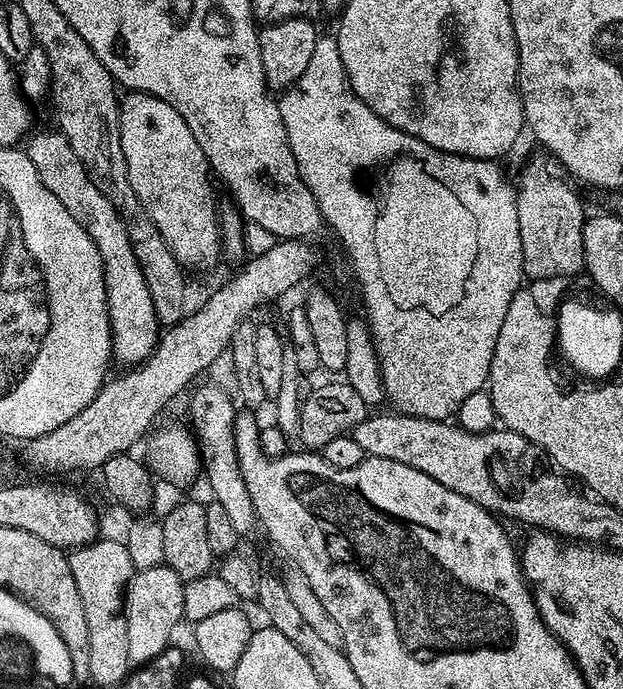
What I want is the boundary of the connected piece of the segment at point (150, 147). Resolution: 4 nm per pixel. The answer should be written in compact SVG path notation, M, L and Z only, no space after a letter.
M129 91L125 96L128 97L119 101L120 145L126 158L130 186L134 186L134 194L138 194L142 210L146 210L150 222L158 226L158 234L162 234L166 246L170 246L176 261L185 269L197 268L204 272L222 260L218 205L212 197L214 180L210 175L206 154L202 154L202 146L198 146L194 134L190 134L190 126L186 126L182 114L178 114L178 110L170 106L170 102L145 92Z

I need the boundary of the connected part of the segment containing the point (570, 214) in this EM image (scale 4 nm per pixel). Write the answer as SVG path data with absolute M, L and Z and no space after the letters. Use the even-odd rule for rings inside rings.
M539 150L528 160L524 173L518 183L518 230L522 234L522 254L524 255L524 270L529 277L532 276L572 276L575 272L583 273L584 247L582 246L582 234L584 233L584 221L586 211L580 196L568 185L569 177L566 169L551 152Z

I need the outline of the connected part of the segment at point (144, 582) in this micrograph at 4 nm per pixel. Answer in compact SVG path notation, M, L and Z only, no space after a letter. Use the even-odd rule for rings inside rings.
M167 566L142 568L133 575L124 594L126 618L126 650L133 665L143 666L169 647L172 631L184 620L182 594L185 581Z

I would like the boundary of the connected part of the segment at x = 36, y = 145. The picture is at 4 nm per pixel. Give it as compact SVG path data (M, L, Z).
M59 130L51 131L33 131L27 137L28 157L30 162L34 162L34 170L38 170L38 178L42 178L42 186L46 186L46 190L50 190L50 194L54 194L58 202L62 202L62 206L70 210L70 218L84 227L86 234L90 234L102 254L113 357L117 361L125 360L128 366L142 364L155 350L162 335L162 325L154 314L154 302L150 302L150 290L146 290L146 278L138 266L138 258L134 258L132 253L126 226L122 218L118 218L118 210L114 210L114 206L106 202L102 190L98 190L98 186L90 182L82 162L78 162L78 154L70 150L67 138Z

